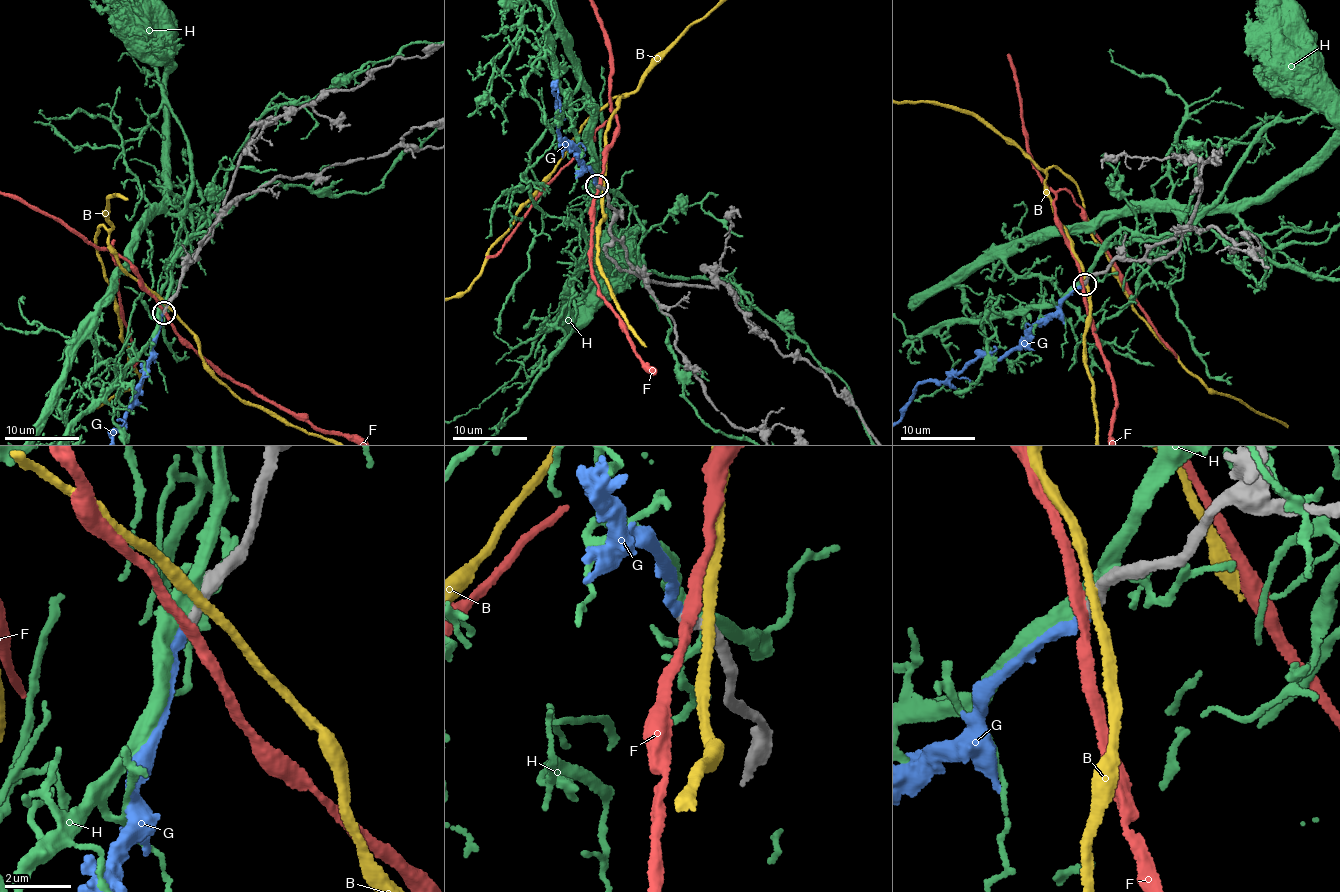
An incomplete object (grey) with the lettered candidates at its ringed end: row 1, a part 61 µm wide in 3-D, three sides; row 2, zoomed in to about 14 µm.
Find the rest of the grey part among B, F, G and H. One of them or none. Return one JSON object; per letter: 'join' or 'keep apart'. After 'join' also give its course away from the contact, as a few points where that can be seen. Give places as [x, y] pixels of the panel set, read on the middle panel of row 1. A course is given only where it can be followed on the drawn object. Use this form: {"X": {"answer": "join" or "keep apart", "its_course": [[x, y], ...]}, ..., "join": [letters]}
{"B": {"answer": "keep apart"}, "F": {"answer": "keep apart"}, "G": {"answer": "join"}, "H": {"answer": "keep apart"}, "join": ["G"]}

